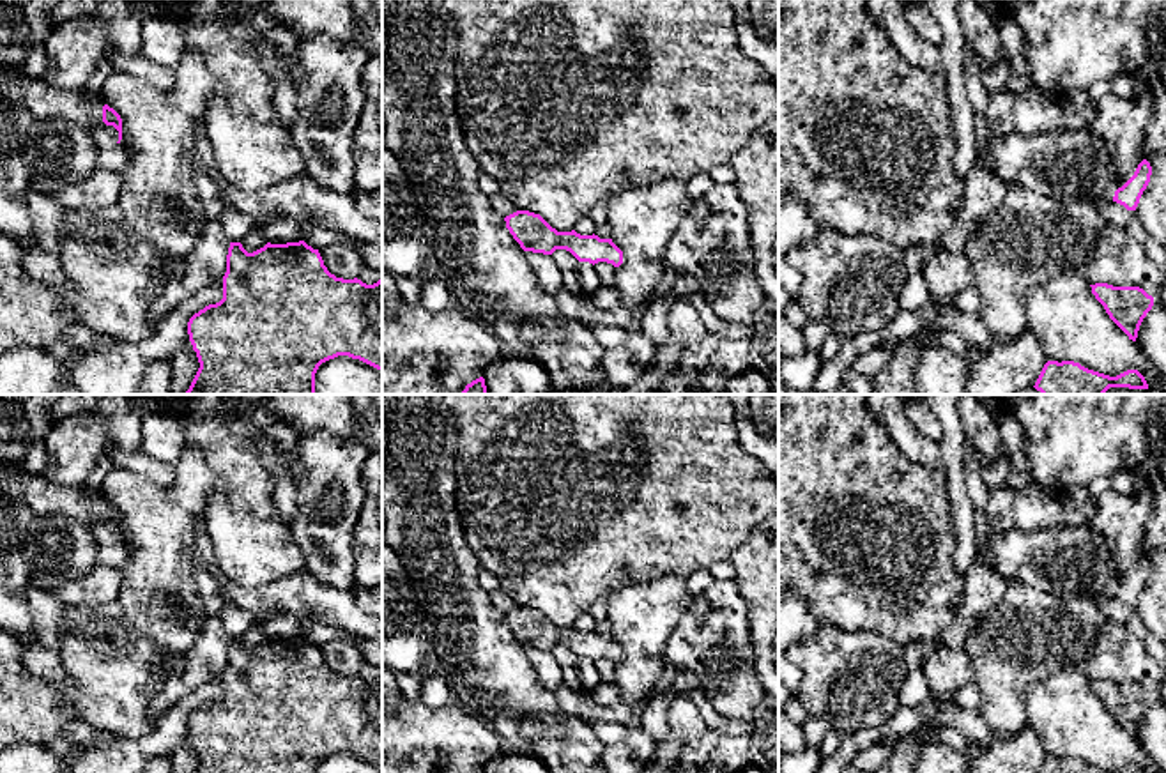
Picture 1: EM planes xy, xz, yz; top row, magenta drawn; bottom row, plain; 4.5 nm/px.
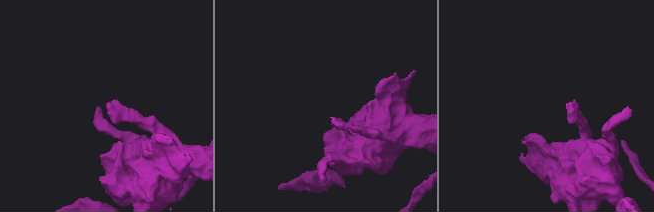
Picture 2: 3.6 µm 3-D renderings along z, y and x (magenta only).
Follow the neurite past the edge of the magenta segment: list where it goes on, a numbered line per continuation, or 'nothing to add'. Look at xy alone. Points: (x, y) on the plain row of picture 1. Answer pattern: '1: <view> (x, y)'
1: xy (43, 497)

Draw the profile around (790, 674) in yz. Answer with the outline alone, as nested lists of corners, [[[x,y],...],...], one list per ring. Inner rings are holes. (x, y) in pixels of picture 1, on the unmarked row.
[[[779,647],[779,711],[784,711],[786,704],[798,695],[800,681],[800,667]]]

